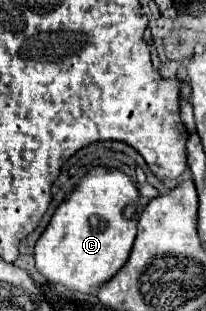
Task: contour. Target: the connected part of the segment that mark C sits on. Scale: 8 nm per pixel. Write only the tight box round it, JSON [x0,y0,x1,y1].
[35,166,141,294]

